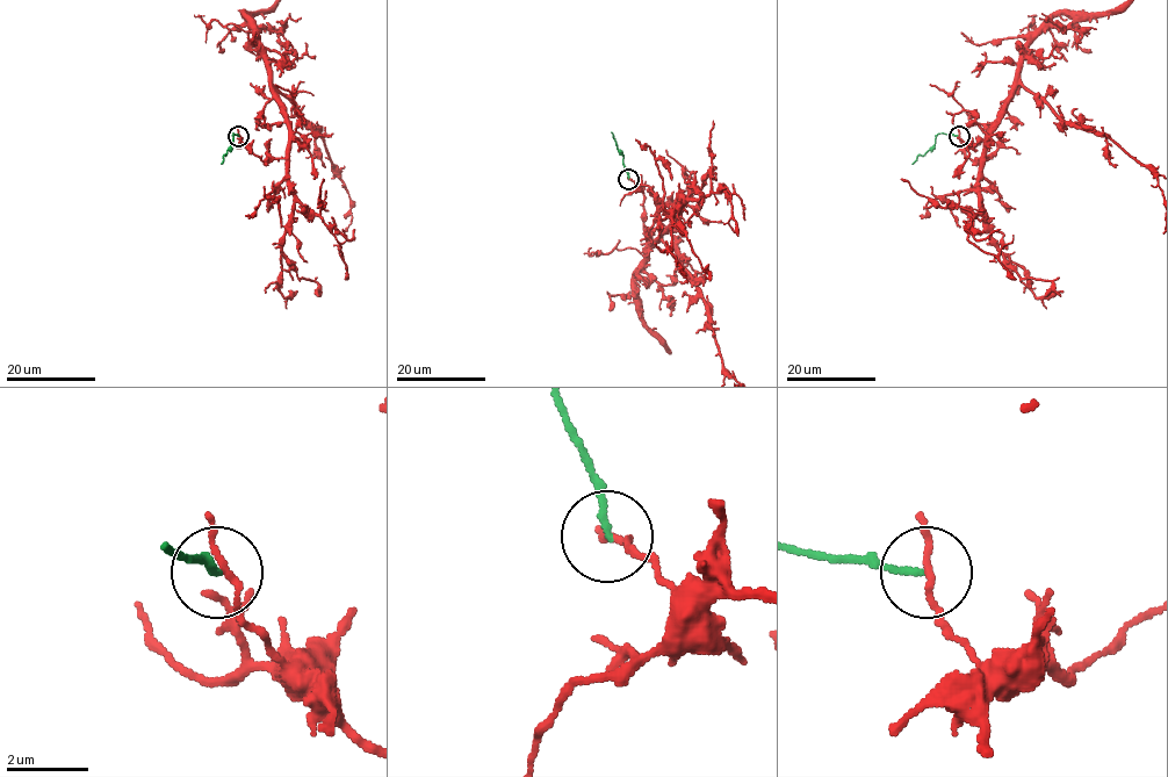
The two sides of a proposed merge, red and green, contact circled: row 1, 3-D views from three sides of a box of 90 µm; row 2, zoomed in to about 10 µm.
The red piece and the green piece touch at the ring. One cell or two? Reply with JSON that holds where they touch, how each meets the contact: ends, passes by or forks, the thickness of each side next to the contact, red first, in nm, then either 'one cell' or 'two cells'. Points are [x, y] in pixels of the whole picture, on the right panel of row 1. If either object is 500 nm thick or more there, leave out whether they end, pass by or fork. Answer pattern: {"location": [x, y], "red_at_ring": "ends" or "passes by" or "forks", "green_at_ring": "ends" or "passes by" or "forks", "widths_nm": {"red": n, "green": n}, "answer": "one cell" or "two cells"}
{"location": [959, 136], "red_at_ring": "passes by", "green_at_ring": "ends", "widths_nm": {"red": 140, "green": 160}, "answer": "two cells"}

